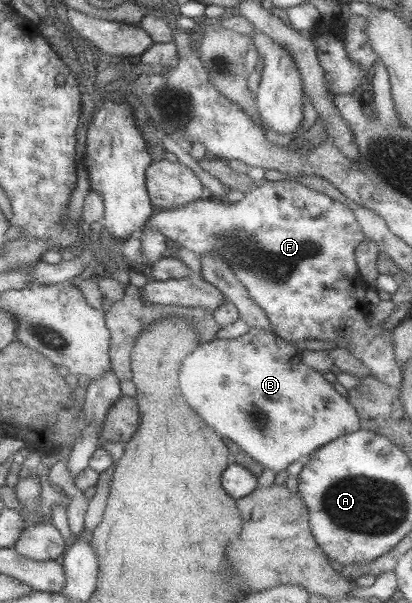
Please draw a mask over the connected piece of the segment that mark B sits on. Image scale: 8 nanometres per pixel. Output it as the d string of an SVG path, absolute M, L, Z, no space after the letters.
M249 328L248 331L236 338L220 339L214 338L211 342L198 345L195 350L188 354L178 367L178 385L182 397L185 398L188 406L192 410L196 410L196 414L216 430L216 434L220 434L222 438L230 438L236 446L240 448L258 464L262 464L263 468L268 468L272 472L280 472L284 470L288 464L294 460L303 460L310 453L318 450L324 444L328 444L331 440L342 436L343 434L350 434L356 430L361 429L359 424L359 417L354 411L354 408L346 400L346 397L340 396L338 392L334 391L331 384L322 378L322 373L314 371L312 368L305 366L301 362L301 350L294 346L294 344L276 336L273 330L262 330L262 328Z

